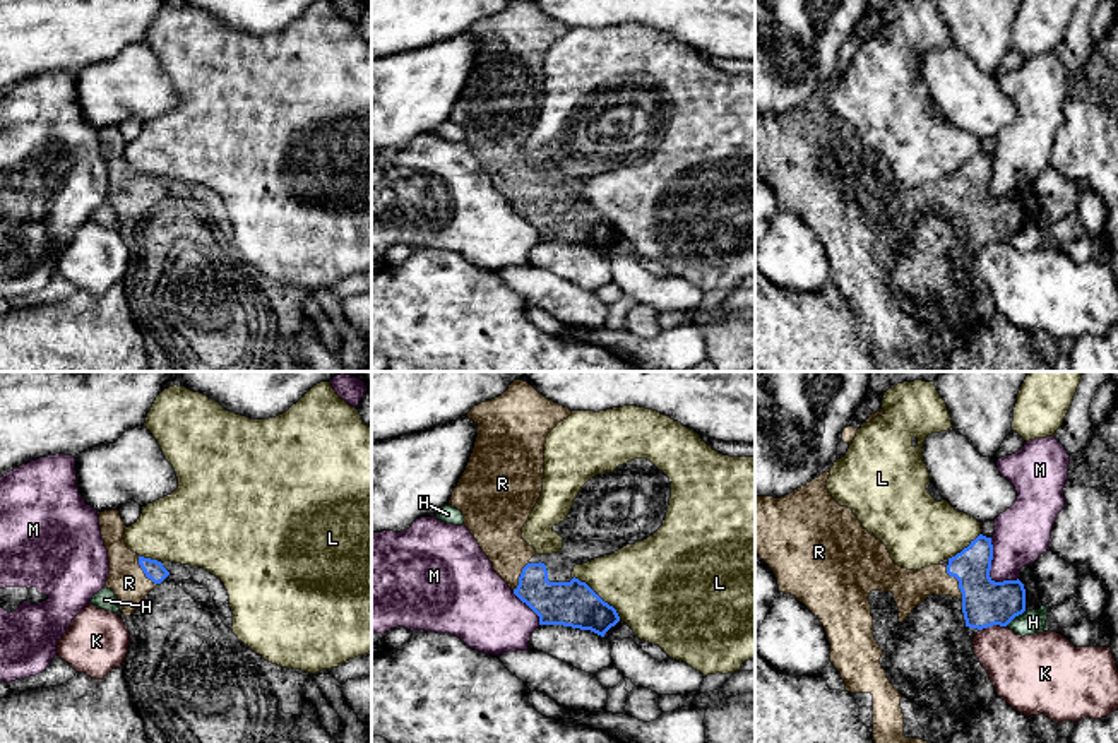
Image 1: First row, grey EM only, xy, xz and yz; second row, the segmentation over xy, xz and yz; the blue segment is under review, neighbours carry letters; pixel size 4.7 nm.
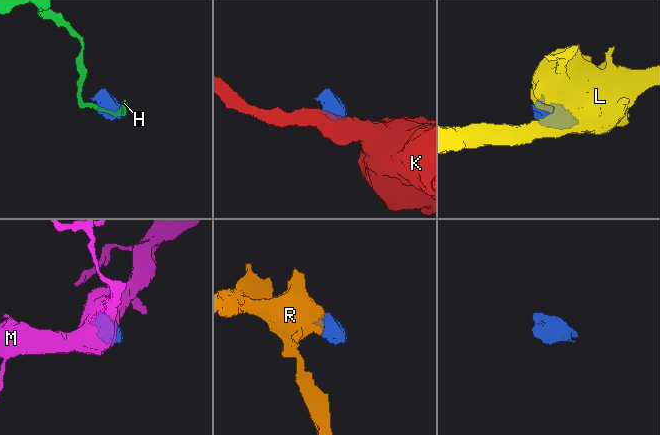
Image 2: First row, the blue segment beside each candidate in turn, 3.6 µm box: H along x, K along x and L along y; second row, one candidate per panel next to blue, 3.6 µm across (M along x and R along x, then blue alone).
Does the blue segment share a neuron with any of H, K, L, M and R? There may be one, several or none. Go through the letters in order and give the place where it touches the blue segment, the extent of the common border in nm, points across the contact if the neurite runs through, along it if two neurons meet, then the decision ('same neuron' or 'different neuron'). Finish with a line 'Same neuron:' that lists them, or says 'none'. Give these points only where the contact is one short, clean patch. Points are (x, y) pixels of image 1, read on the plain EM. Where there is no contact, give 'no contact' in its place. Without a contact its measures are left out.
H: yz (1014, 233) | 120 nm | different neuron
K: yz (992, 242) | 130 nm | along yz (1005, 242), (988, 242), (980, 247) | different neuron
L: xz (596, 211) | 300 nm | different neuron
M: yz (990, 185) | 240 nm | along yz (990, 154), (990, 192), (995, 197), (1016, 197) | different neuron
R: yz (959, 199) | 180 nm | across yz (985, 219), (959, 199), (921, 199), (909, 204) | same neuron
Same neuron: R

